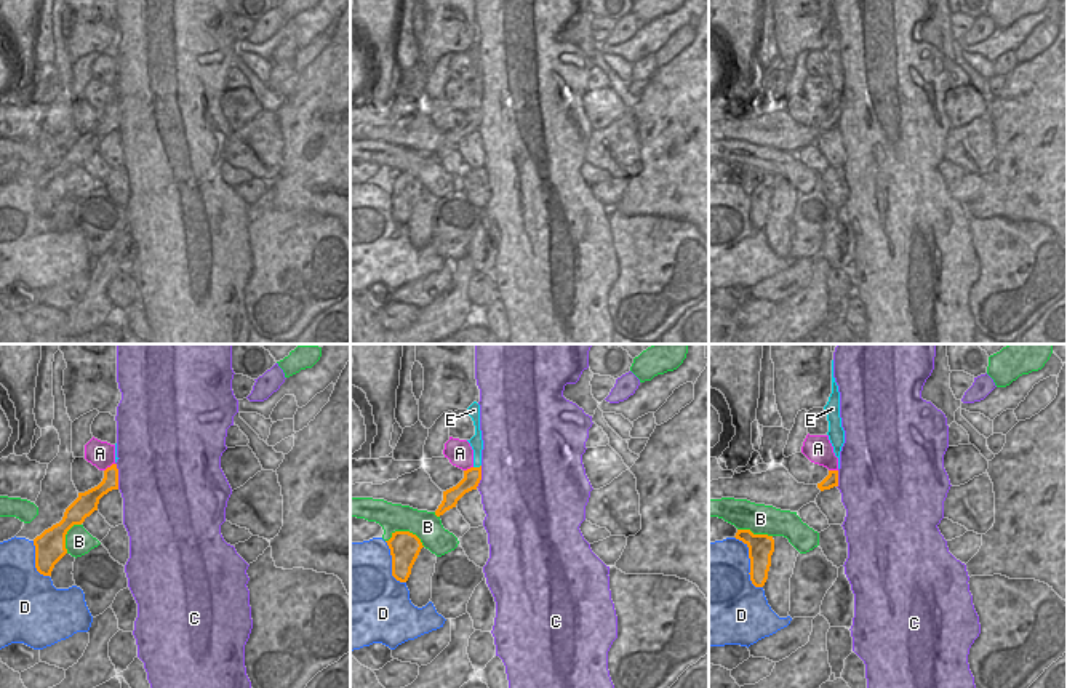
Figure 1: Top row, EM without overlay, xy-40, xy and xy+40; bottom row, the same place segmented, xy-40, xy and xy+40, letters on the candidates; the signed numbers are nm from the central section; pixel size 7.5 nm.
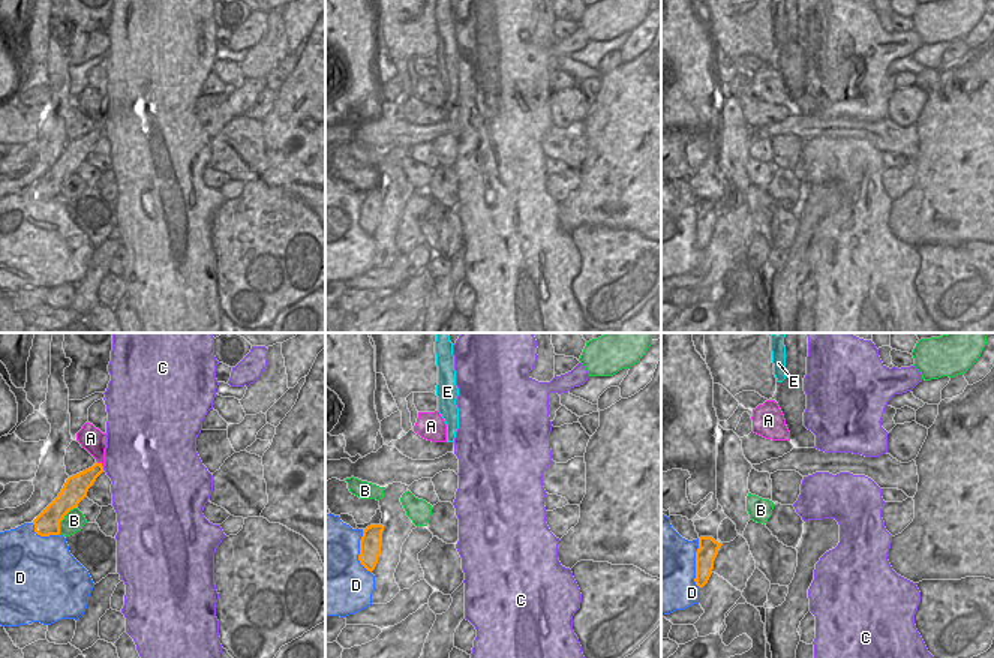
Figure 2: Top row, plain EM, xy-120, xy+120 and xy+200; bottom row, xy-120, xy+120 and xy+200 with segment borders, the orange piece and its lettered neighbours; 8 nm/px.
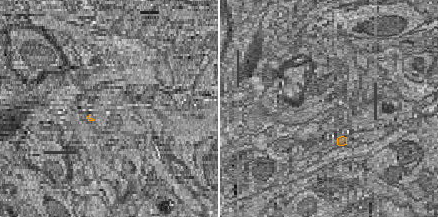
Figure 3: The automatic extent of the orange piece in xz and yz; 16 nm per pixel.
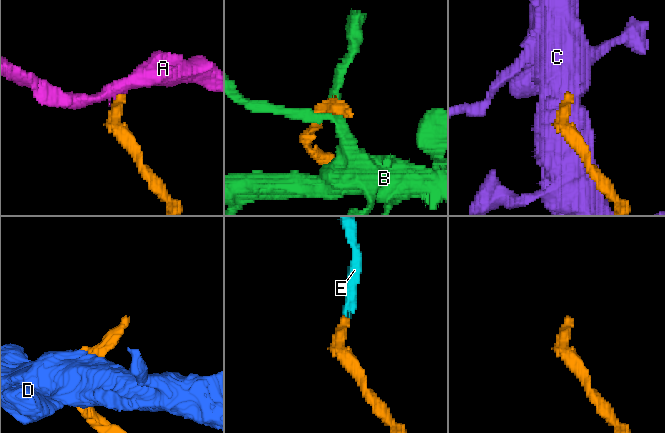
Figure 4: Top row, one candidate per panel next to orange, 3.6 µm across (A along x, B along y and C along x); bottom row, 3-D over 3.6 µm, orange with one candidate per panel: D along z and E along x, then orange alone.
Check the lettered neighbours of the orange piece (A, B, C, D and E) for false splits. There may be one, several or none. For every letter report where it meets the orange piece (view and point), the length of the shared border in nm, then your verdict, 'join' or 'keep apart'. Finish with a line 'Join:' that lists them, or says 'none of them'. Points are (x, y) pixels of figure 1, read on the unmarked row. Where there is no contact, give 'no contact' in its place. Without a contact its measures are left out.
A: meets orange in xy-40 at (111, 108); contact 110 nm long; keep apart
B: meets orange in xy at (407, 173); contact 300 nm long; keep apart
C: meets orange in xy-40 at (117, 117); contact 200 nm long; keep apart
D: meets orange in xy+40 at (751, 205); contact 440 nm long; keep apart
E: meets orange in xy at (477, 109); contact 70 nm long; join
Join: E

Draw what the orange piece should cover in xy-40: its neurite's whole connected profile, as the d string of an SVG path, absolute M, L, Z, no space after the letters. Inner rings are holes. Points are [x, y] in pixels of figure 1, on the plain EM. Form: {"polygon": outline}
{"polygon": "M112 106L104 112L102 123L85 133L66 150L59 165L45 171L34 181L35 210L43 218L51 218L54 206L67 195L66 176L74 166L82 166L86 158L98 152L99 141L112 131L118 131L118 110Z"}

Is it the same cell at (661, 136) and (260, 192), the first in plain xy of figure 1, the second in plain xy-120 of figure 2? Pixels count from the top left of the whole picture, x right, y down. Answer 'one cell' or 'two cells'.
two cells

